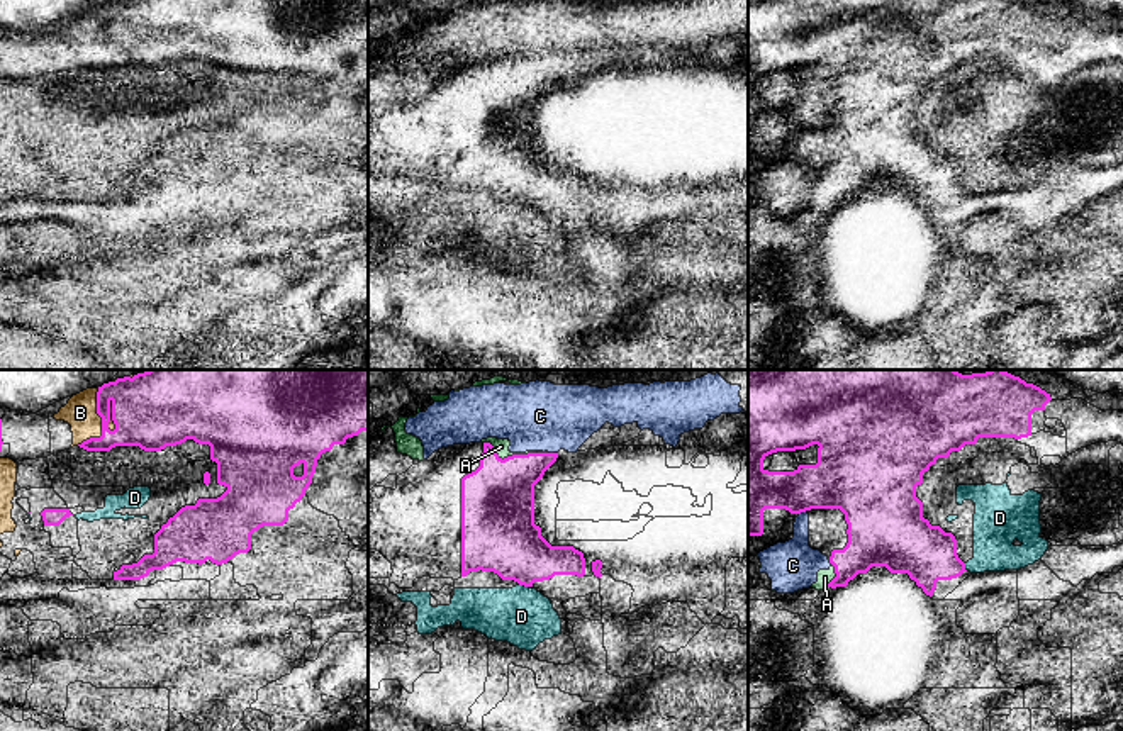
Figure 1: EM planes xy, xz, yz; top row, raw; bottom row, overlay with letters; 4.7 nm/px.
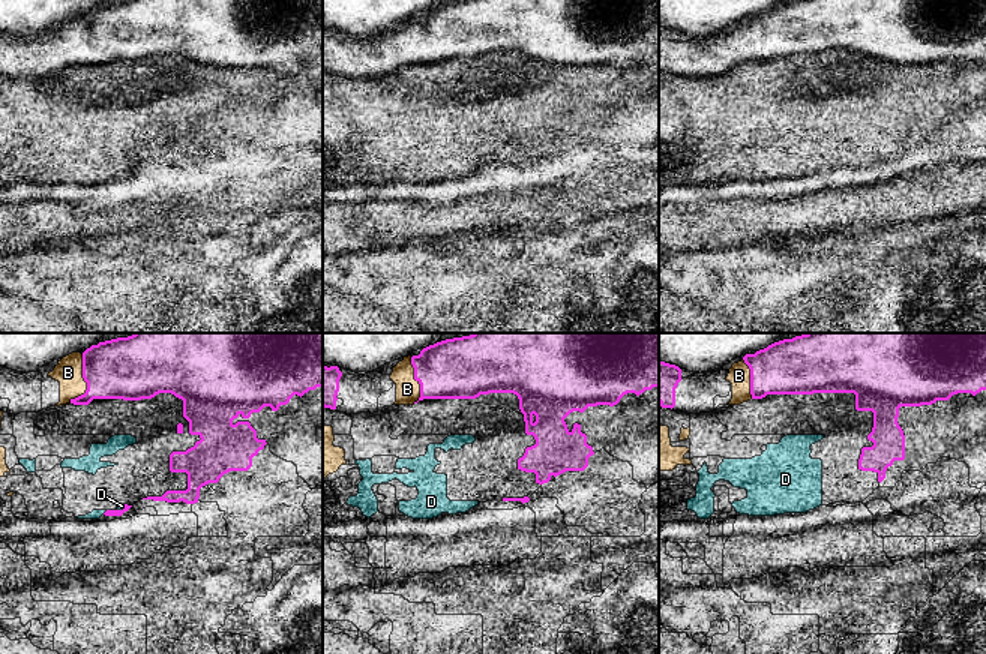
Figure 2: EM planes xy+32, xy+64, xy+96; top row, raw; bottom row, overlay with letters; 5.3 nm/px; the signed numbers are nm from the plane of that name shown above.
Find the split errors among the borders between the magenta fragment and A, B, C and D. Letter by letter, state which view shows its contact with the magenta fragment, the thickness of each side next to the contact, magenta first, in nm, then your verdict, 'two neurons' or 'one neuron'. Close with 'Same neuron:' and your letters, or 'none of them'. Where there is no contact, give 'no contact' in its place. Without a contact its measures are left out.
A: contact in xz; calibres 360 and 70 nm; two neurons
B: contact in xy; calibres 320 and 160 nm; two neurons
C: contact in xz; calibres 240 and 340 nm; two neurons
D: contact in xz; calibres 340 and 280 nm; two neurons
Same neuron: none of them

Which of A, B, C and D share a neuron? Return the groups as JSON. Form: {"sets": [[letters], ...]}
{"sets": [["A", "C"], ["B", "D"]]}

